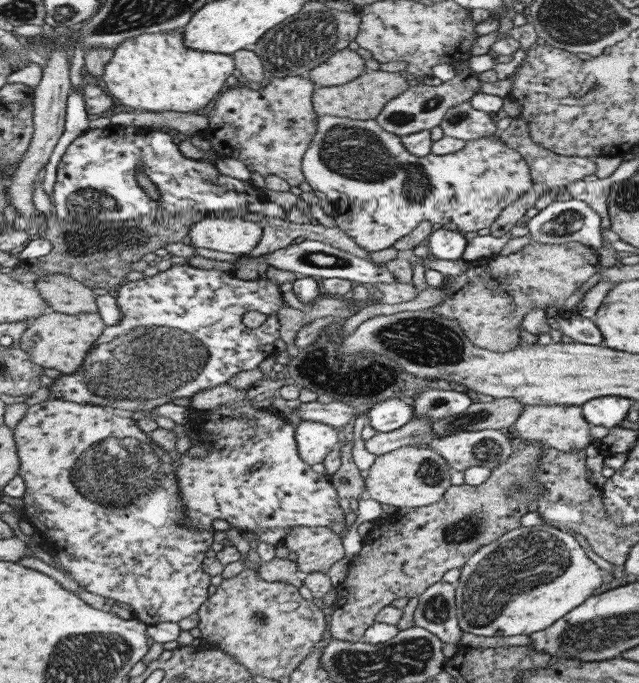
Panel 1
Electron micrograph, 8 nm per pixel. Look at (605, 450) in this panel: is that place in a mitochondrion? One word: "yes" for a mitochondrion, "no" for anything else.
no

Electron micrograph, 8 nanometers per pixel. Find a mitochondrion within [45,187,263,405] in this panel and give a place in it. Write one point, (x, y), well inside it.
(107, 232)

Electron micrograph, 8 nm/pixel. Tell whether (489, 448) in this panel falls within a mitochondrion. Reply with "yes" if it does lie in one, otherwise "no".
yes

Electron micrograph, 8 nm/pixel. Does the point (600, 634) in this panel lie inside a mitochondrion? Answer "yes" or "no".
yes

